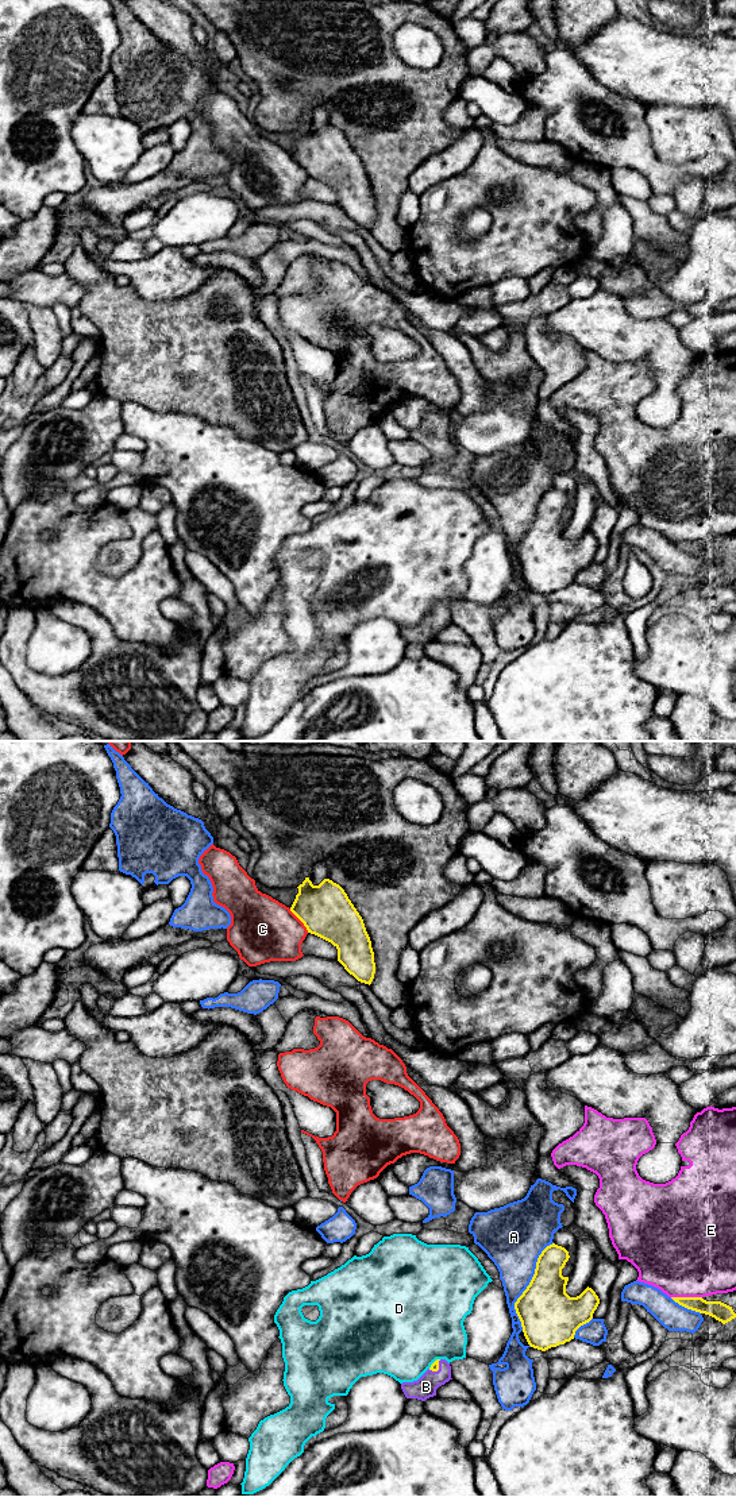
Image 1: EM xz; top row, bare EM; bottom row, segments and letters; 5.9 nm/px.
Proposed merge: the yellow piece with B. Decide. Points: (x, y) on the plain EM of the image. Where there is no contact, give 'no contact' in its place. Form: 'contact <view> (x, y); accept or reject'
contact xz (438, 613); accept

